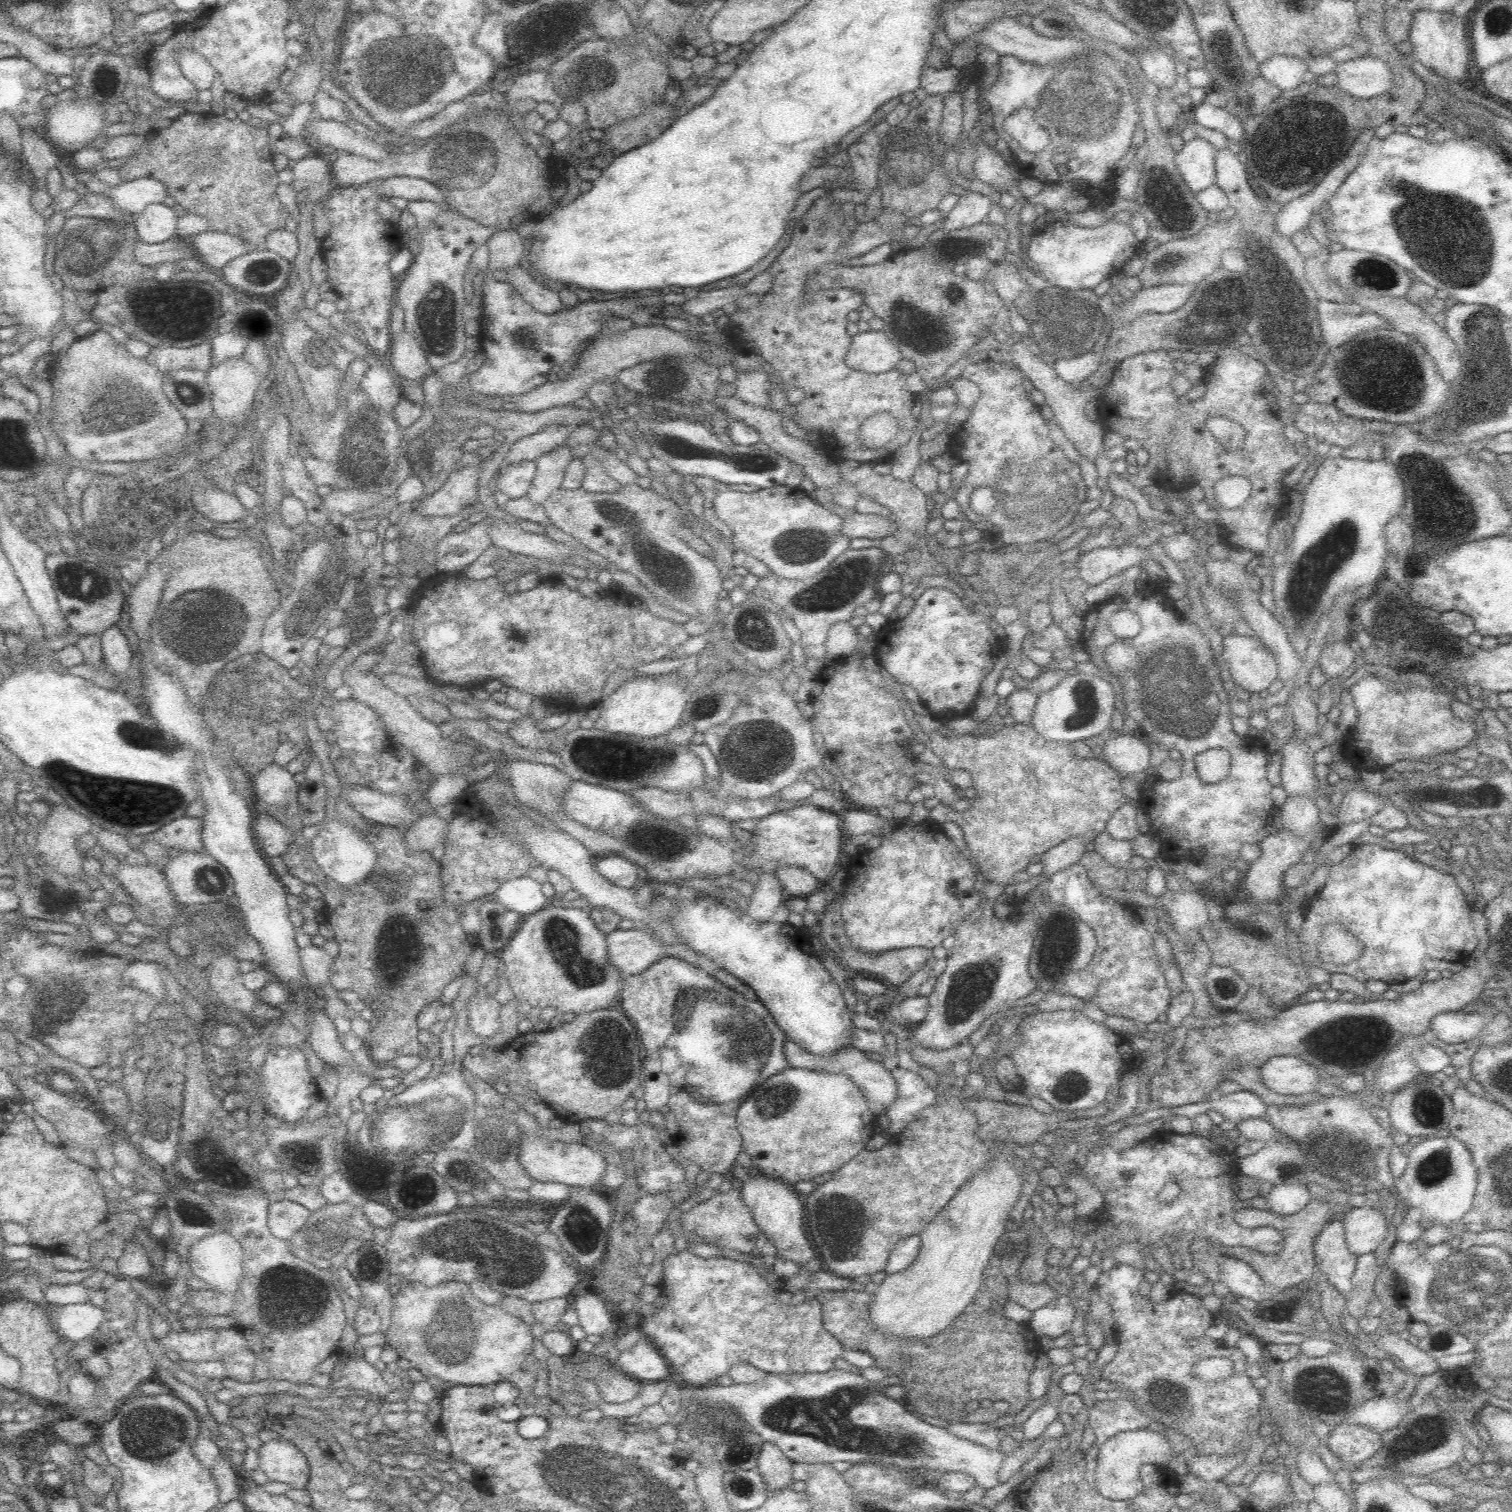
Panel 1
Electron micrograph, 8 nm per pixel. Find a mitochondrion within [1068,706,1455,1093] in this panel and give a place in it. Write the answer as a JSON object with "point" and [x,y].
{"point":[1359,1042]}

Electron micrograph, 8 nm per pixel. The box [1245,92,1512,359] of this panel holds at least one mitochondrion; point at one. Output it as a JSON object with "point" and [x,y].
{"point":[1452,242]}

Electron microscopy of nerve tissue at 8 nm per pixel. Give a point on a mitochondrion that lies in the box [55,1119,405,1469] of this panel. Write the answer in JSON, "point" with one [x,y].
{"point":[150,1434]}

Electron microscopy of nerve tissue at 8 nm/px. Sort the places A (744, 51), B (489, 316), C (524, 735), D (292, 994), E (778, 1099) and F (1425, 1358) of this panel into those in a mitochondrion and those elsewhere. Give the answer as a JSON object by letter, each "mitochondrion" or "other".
{"A":"other","B":"other","C":"other","D":"other","E":"mitochondrion","F":"other"}

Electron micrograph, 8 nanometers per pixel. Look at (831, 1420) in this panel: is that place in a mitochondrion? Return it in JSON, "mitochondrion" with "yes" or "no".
{"mitochondrion":"yes"}

